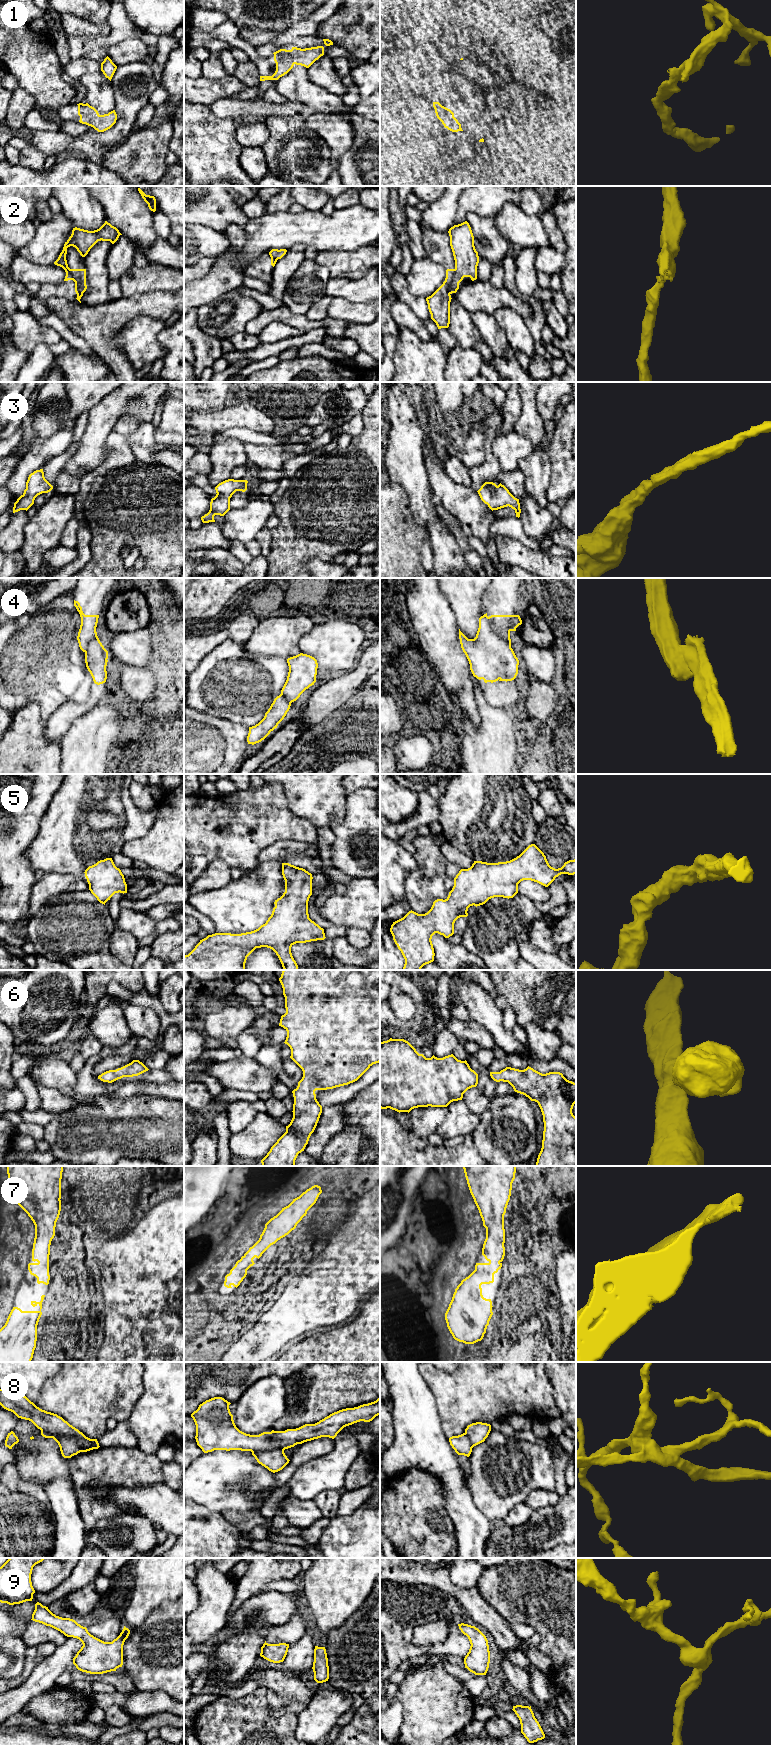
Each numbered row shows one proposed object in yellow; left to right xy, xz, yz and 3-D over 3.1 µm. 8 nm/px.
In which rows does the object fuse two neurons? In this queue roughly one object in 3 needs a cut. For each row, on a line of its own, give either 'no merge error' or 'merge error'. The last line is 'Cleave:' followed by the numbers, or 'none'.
1: no merge error
2: merge error
3: no merge error
4: merge error
5: no merge error
6: no merge error
7: no merge error
8: merge error
9: no merge error
Cleave: 2, 4, 8

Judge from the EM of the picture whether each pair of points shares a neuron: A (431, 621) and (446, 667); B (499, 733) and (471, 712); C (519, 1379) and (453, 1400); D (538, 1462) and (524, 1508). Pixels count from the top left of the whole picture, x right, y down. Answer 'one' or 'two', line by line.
A: one
B: two
C: one
D: two

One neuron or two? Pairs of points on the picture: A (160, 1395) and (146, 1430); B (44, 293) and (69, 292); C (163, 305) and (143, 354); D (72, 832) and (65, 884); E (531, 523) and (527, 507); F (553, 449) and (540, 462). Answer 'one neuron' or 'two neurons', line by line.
A: one neuron
B: one neuron
C: two neurons
D: two neurons
E: one neuron
F: two neurons

